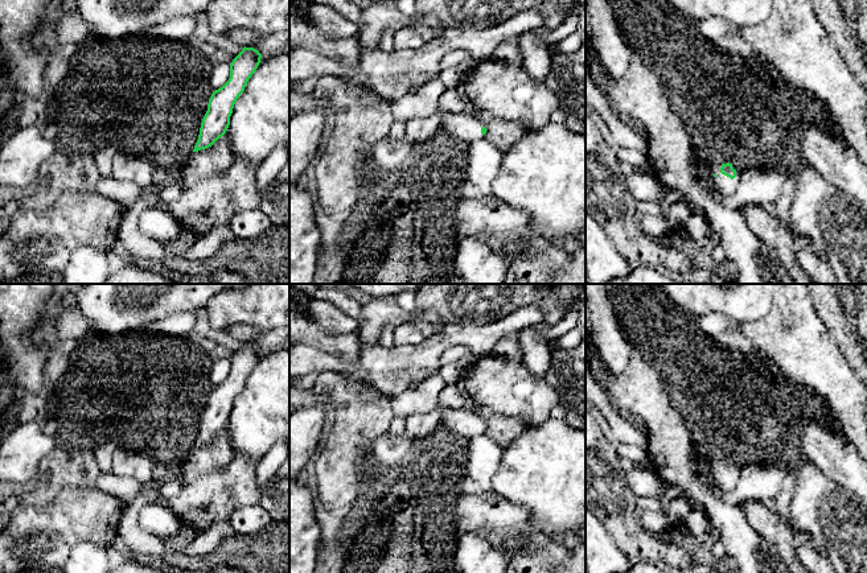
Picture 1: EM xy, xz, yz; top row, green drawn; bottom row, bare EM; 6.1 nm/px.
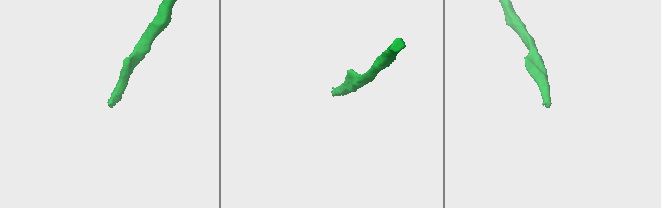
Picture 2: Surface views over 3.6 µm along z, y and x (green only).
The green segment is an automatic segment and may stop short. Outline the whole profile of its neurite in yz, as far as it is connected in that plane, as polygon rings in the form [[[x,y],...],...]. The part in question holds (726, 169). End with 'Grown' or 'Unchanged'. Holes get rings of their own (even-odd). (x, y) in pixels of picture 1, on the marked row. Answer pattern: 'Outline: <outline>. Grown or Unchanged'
Outline: [[[714,164],[708,166],[711,185],[724,197],[732,195],[740,182],[740,173],[732,164]]]. Grown

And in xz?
Outline: [[[444,112],[441,116],[440,128],[467,143],[485,139],[486,133],[485,124],[477,115],[471,116],[464,112]]]. Grown

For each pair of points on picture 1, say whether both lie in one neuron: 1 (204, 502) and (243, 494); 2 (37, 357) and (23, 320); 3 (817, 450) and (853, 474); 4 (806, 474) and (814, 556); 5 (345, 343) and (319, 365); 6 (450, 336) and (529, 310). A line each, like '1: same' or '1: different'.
1: same
2: same
3: same
4: different
5: different
6: same

